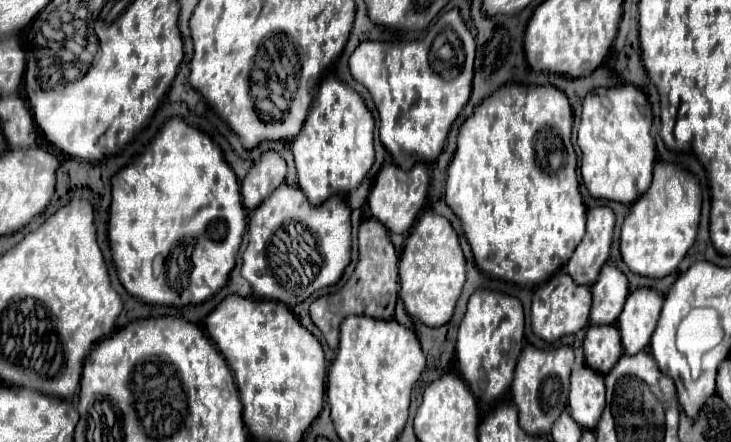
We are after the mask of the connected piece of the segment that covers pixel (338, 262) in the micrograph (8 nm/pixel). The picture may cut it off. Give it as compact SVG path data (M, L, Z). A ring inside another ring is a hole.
M279 185L249 217L249 245L243 253L241 275L251 283L253 293L263 299L277 299L295 307L321 287L335 285L351 261L351 209L341 195L329 197L321 205L311 205L299 187Z

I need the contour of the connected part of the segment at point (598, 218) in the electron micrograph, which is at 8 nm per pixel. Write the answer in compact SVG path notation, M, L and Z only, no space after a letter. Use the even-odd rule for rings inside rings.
M597 205L587 211L587 233L565 265L565 271L579 285L593 285L597 281L599 269L609 257L613 227L615 213L611 211L611 207Z

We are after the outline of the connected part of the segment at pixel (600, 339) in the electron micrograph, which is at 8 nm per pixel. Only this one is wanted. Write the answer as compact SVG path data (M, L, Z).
M589 325L583 341L585 363L599 373L613 369L623 353L621 335L615 325Z

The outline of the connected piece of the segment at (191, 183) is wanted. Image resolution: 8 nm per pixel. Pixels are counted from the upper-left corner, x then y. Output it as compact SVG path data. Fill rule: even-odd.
M181 117L165 121L147 151L113 177L113 201L109 219L109 243L123 287L137 299L155 305L195 305L217 293L235 267L235 255L243 243L247 215L241 201L237 175L223 157L221 147L201 129L187 125ZM155 257L163 257L161 275L153 275Z

